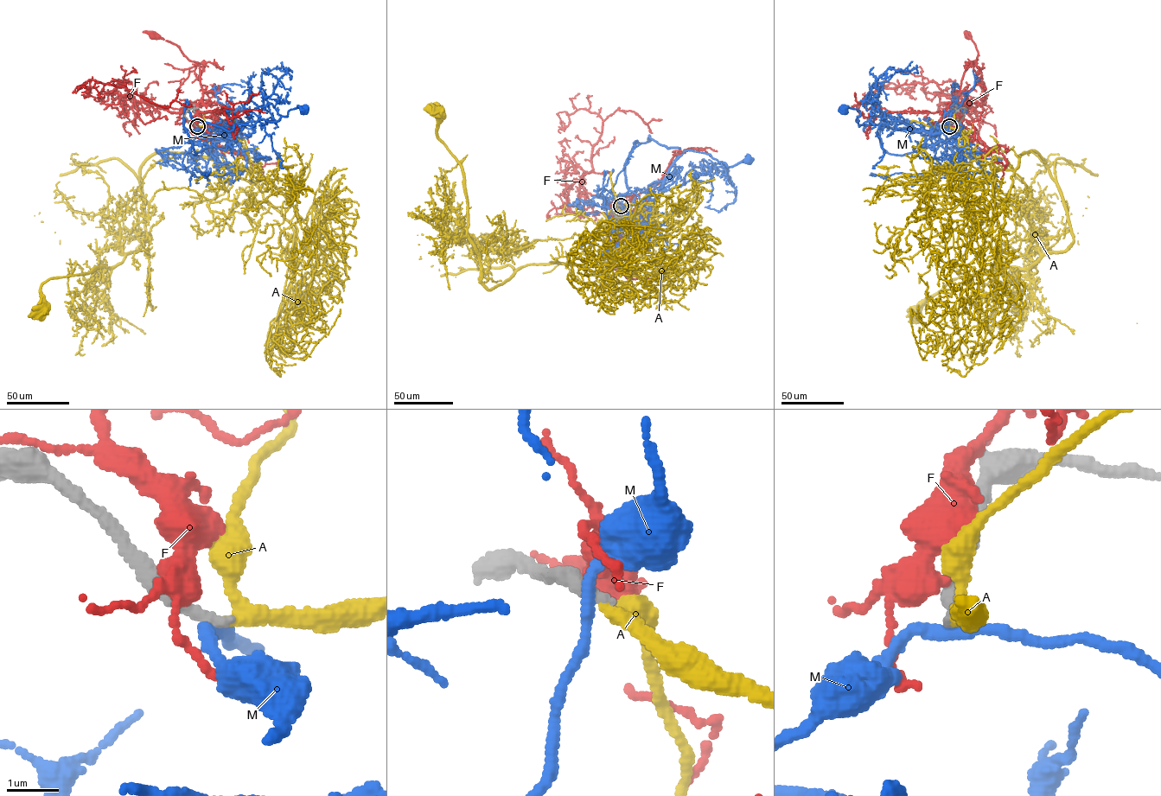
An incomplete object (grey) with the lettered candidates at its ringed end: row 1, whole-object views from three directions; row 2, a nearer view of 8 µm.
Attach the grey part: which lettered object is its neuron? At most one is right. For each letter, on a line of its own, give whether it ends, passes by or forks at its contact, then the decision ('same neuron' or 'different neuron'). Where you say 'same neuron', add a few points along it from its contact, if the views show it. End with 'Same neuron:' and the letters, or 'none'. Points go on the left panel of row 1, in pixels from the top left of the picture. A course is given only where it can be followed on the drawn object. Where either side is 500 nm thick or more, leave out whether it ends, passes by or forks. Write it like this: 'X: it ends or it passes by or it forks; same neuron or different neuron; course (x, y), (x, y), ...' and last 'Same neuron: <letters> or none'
A: it passes by; same neuron; course (197, 126), (232, 136), (251, 169), (153, 153), (140, 175), (146, 241), (112, 266), (42, 284), (38, 310)
F: it passes by; different neuron
M: it passes by; different neuron
Same neuron: A

